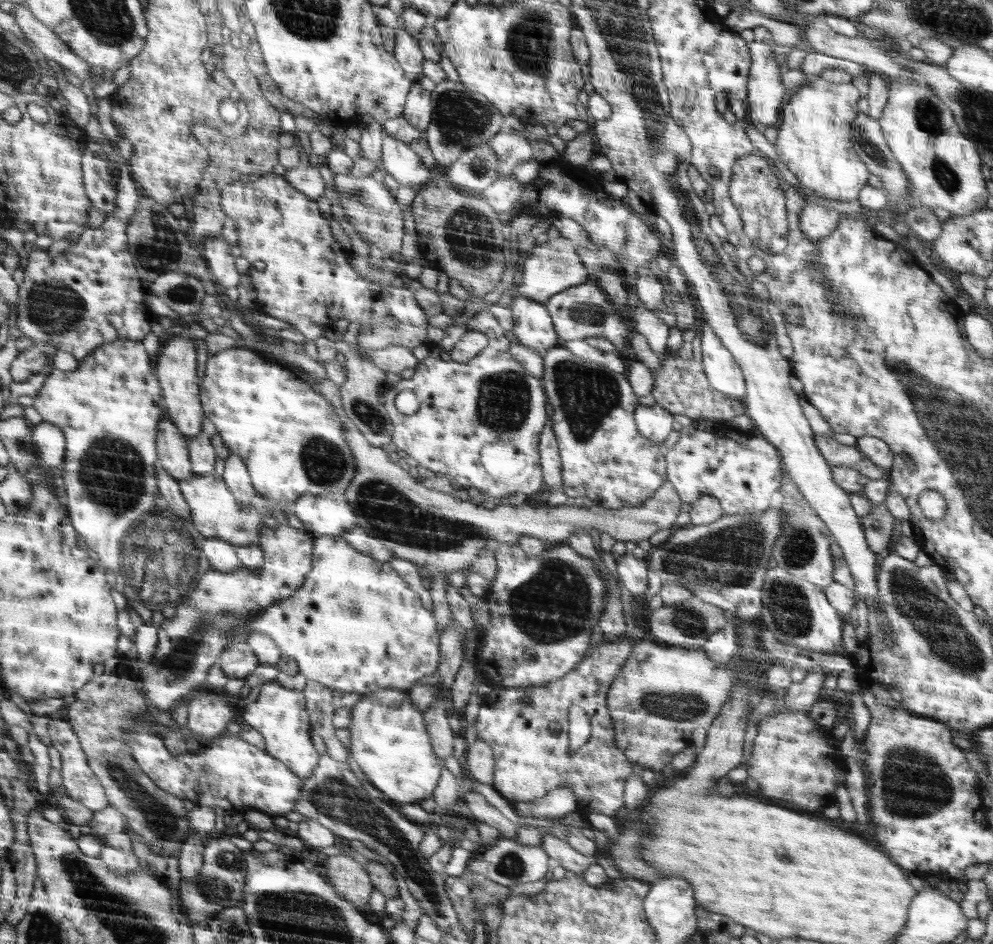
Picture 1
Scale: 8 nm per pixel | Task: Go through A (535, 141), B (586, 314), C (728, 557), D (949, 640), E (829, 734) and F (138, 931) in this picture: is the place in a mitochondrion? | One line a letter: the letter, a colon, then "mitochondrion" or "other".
A: other
B: mitochondrion
C: mitochondrion
D: mitochondrion
E: other
F: mitochondrion

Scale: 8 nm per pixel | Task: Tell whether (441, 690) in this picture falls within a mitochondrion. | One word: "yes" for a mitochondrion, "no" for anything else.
no

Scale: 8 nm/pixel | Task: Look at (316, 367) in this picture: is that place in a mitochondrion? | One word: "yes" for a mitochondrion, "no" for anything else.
no

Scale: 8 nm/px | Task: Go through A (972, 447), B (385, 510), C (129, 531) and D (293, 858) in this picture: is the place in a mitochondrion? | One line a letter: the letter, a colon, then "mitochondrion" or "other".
A: mitochondrion
B: mitochondrion
C: mitochondrion
D: other

